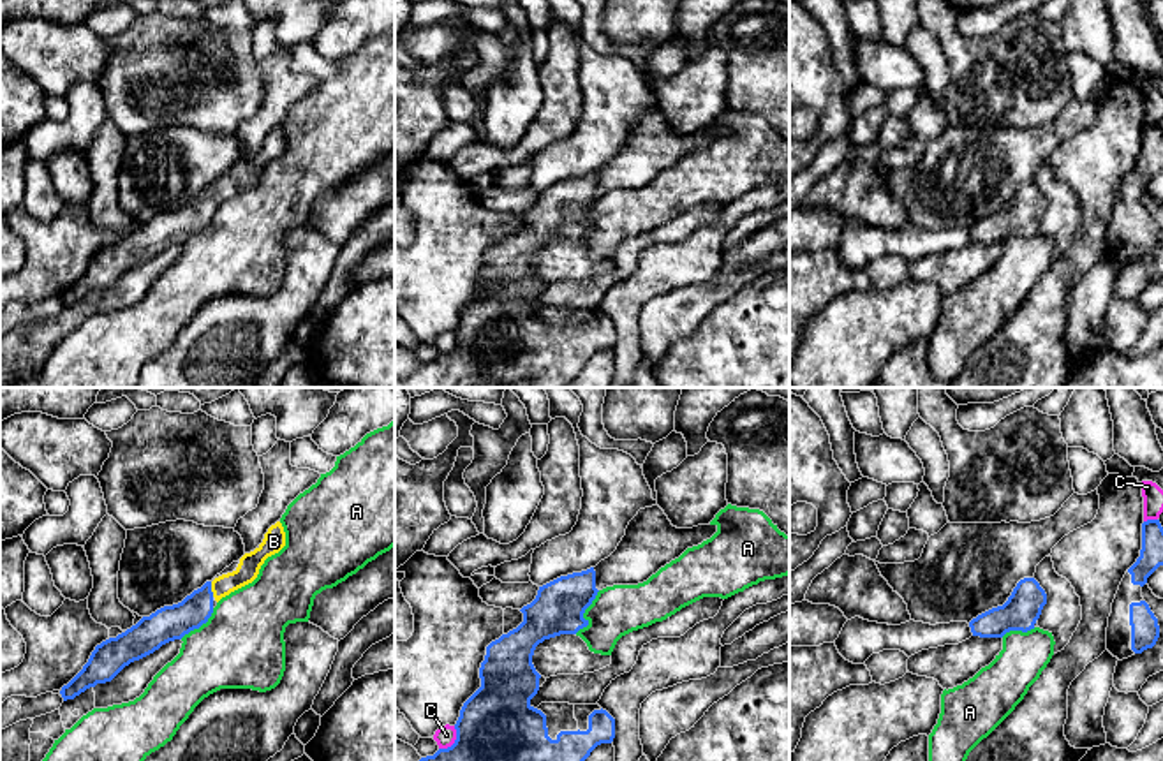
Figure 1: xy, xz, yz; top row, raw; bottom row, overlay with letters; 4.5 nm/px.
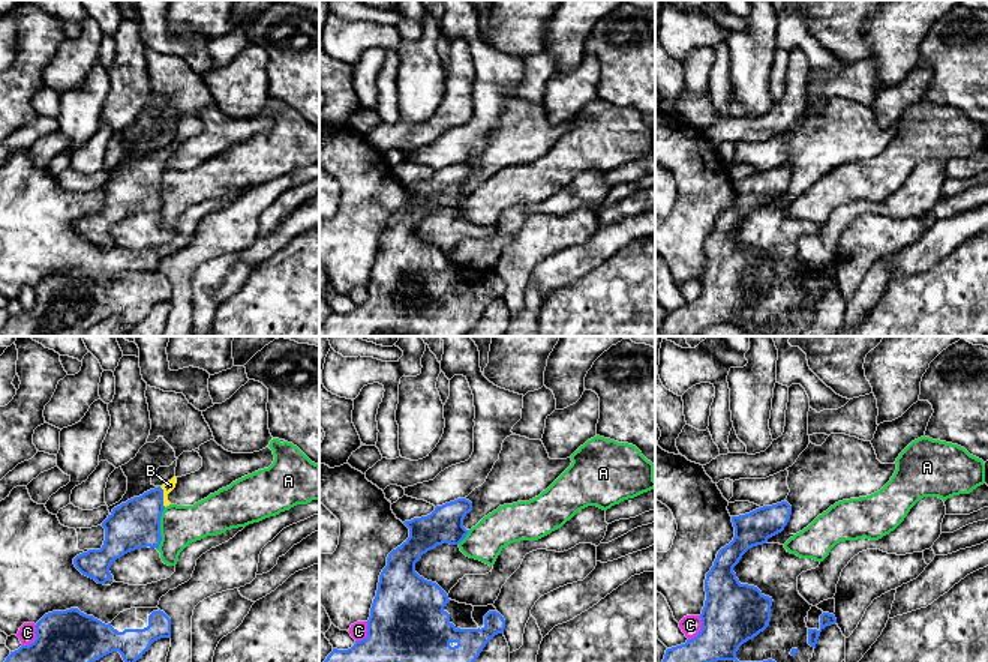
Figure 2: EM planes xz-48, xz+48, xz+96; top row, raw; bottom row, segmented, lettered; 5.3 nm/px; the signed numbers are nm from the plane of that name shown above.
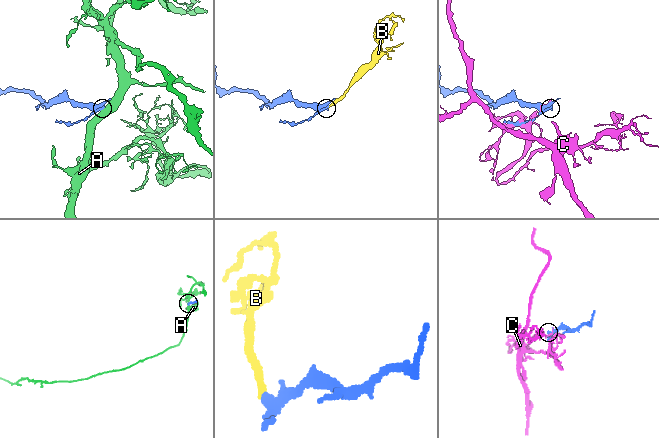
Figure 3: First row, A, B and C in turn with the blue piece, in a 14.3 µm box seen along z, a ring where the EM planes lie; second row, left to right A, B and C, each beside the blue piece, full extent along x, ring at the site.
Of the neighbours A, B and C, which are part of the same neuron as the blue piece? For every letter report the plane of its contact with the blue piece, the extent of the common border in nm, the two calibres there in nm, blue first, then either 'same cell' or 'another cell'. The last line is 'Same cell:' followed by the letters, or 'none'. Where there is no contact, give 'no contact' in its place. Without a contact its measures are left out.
A: contact in xz; length 240 nm; calibres 240 and 220 nm; another cell
B: contact in xy; length 70 nm; calibres 160 and 100 nm; same cell
C: contact in xz; length 130 nm; calibres 400 and 90 nm; another cell
Same cell: B

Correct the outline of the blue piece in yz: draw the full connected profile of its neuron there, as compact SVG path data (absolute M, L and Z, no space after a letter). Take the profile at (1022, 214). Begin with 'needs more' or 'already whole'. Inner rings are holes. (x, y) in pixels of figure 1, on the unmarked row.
already whole; M1034 183L1017 188L1003 211L992 213L969 227L973 241L1003 243L1010 236L1027 238L1047 210L1047 199Z

